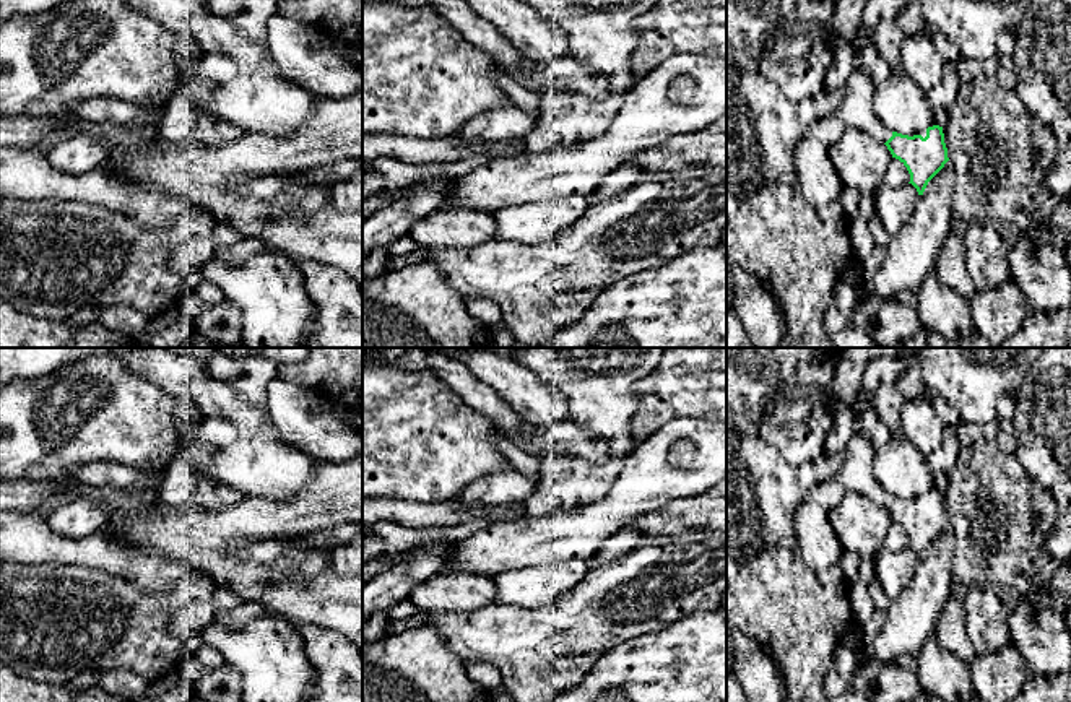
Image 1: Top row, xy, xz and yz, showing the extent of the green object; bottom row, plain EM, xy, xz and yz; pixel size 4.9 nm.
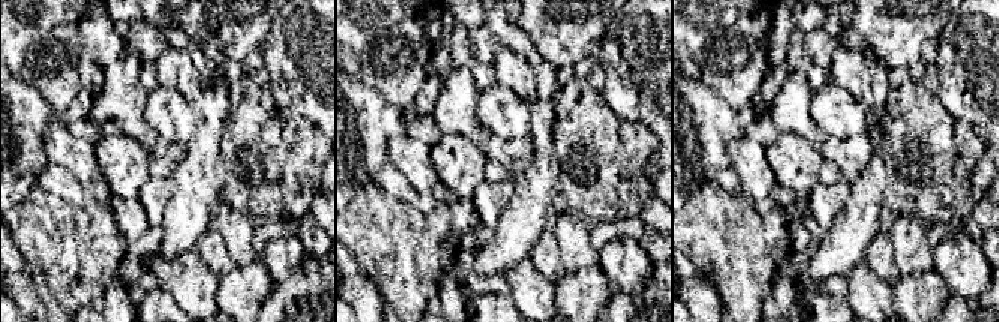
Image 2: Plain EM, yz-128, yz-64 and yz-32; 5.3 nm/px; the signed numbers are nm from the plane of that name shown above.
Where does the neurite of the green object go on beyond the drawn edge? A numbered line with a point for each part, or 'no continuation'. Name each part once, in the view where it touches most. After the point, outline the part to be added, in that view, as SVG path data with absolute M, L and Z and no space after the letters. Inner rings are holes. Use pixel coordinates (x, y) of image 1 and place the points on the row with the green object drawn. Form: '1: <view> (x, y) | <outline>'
1: yz (855, 111) | M856 63L843 86L842 101L834 115L845 128L858 128L886 143L892 132L873 112L874 88L876 83L871 78L871 72Z

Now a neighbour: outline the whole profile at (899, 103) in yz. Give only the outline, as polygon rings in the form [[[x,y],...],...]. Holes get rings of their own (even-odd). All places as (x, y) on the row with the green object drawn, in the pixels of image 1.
[[[894,73],[876,83],[873,112],[891,132],[908,136],[936,125],[928,93],[913,80]]]

